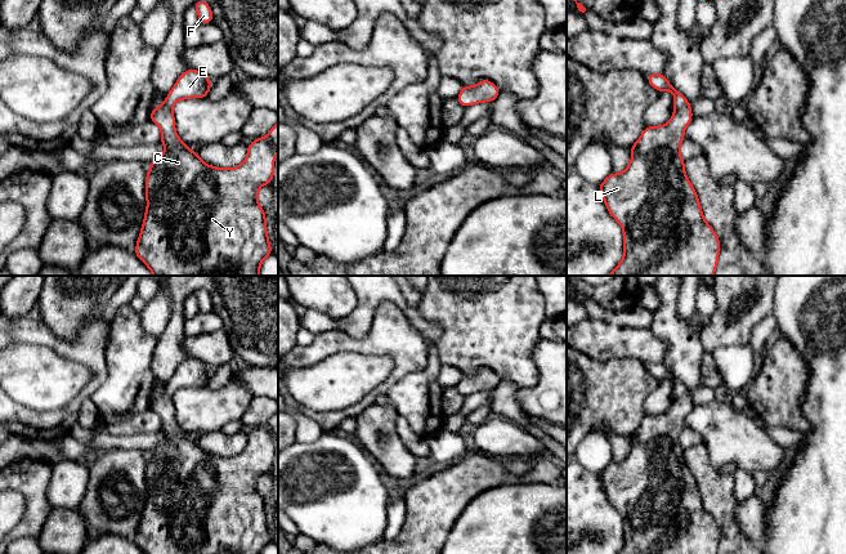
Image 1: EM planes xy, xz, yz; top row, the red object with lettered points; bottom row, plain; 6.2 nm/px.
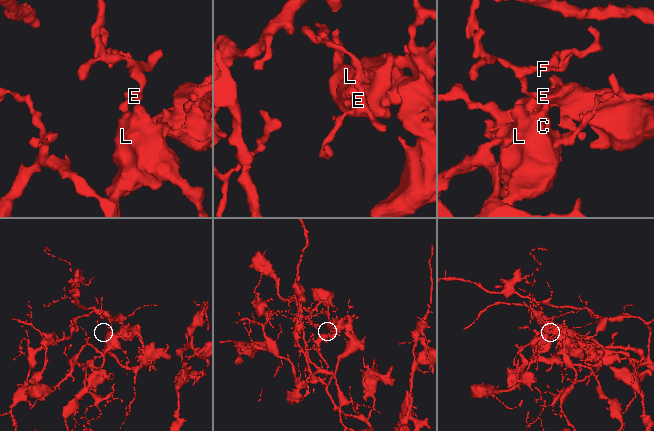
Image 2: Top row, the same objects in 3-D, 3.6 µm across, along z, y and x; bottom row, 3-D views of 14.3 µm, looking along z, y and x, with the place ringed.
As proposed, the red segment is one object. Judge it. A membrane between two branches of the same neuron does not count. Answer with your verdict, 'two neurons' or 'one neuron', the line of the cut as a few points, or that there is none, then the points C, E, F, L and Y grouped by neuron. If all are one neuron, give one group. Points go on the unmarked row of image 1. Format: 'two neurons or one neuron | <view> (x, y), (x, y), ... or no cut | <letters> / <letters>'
one neuron | no cut | C E F L Y

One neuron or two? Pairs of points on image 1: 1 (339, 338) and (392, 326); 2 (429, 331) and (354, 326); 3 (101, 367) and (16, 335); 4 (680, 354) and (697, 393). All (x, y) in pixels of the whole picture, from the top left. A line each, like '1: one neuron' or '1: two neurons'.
1: one neuron
2: one neuron
3: one neuron
4: two neurons

